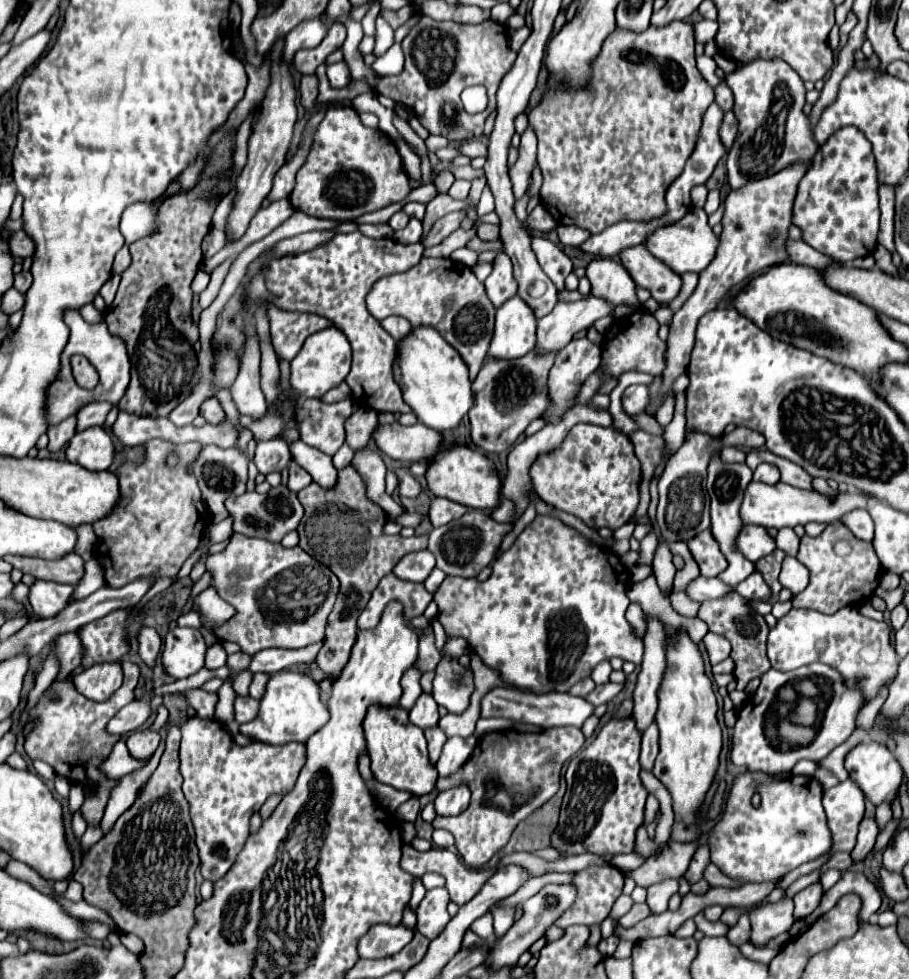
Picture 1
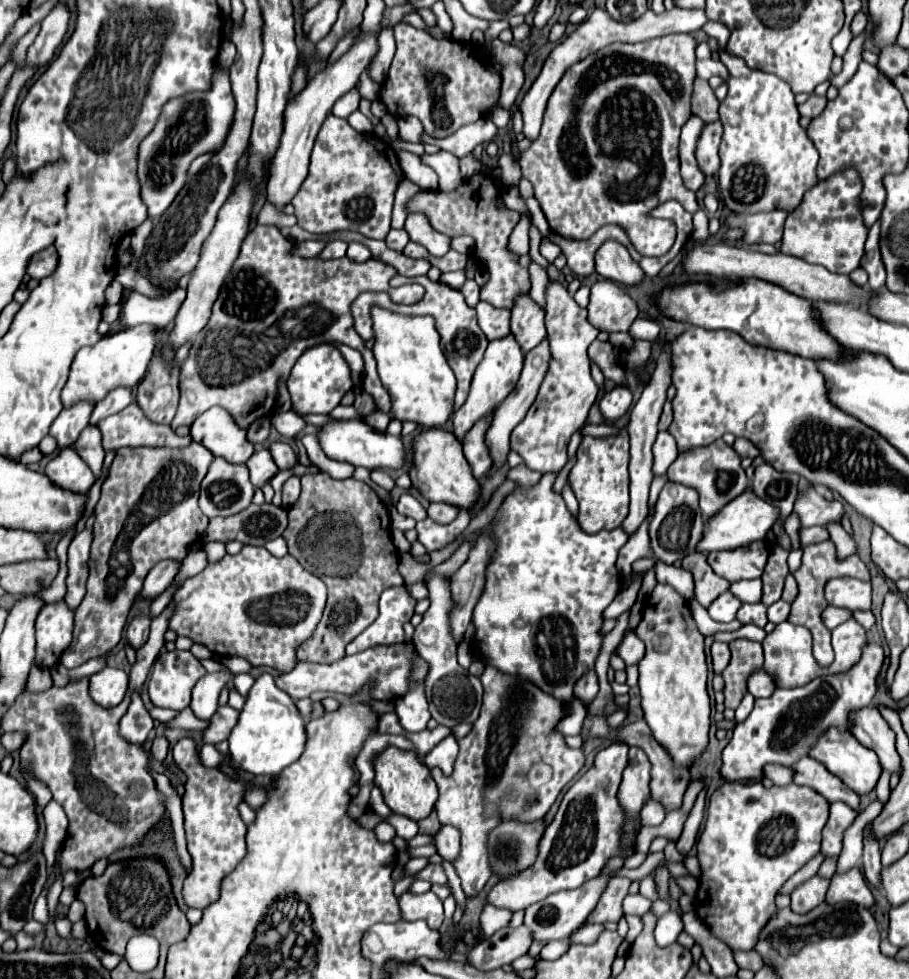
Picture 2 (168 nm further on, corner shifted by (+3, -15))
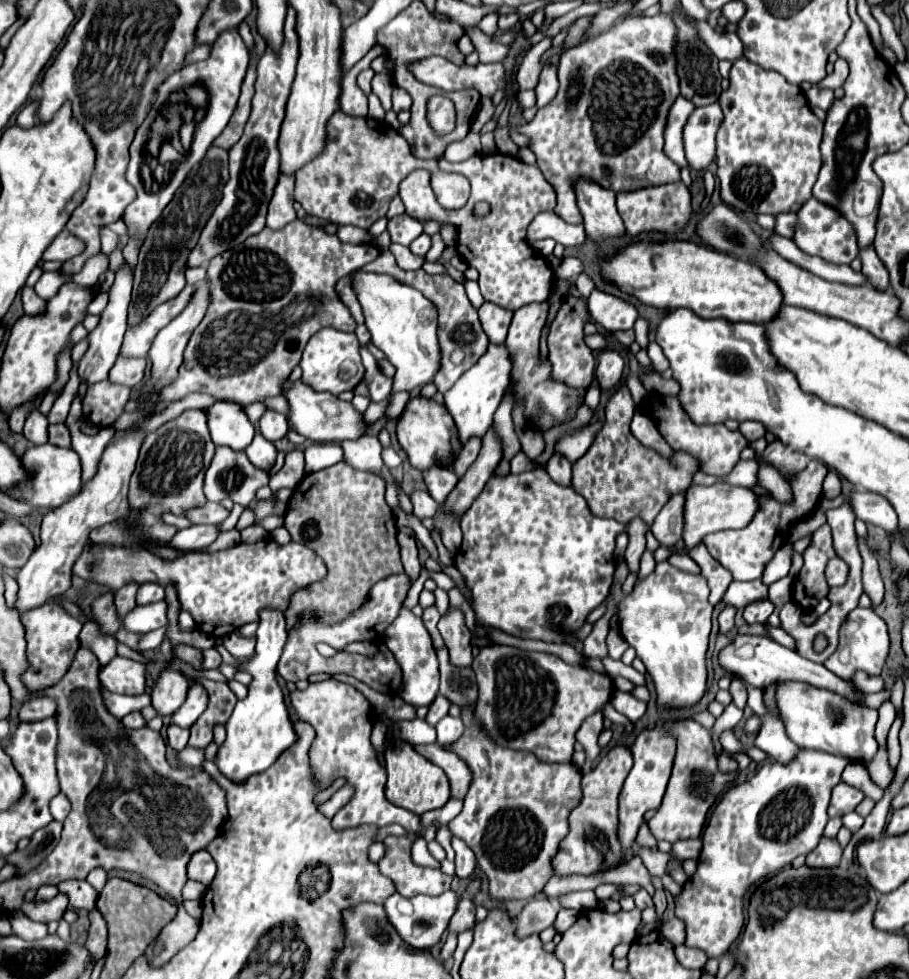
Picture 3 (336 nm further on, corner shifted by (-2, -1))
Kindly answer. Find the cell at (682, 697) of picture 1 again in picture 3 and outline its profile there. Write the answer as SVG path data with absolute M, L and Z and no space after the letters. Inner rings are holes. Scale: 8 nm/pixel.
M665 560L657 562L649 576L637 578L633 592L619 604L619 632L647 666L661 708L693 706L705 694L705 656L713 614L707 596L709 586L703 574L683 572Z

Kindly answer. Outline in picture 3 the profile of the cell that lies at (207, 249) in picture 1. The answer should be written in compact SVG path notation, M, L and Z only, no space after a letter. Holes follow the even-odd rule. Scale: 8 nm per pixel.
M199 266L195 268L188 268L185 271L186 283L189 285L195 285L203 281L206 277L206 267Z

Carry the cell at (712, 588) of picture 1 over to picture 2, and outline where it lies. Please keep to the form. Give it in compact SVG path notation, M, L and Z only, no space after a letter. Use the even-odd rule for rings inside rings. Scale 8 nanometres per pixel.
M724 592L708 606L708 614L718 622L730 622L736 618L736 612L740 606L742 602L732 592Z

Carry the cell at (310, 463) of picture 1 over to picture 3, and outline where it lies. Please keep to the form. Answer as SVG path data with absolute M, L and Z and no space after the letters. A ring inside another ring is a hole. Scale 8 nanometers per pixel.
M265 410L263 416L259 418L259 430L267 440L279 440L285 436L285 432L289 430L289 422L283 414L275 412L275 410Z

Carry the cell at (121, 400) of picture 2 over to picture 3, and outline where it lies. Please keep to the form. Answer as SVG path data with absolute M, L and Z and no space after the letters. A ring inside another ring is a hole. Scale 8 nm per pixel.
M119 356L117 362L113 364L109 378L111 382L119 382L123 386L137 386L143 380L145 374L145 358L127 358L127 356Z

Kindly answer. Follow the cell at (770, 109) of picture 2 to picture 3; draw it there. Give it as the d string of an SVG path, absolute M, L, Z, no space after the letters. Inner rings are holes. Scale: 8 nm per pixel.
M745 58L735 60L733 68L731 68L731 84L725 92L721 92L719 96L719 104L723 108L725 120L717 132L717 178L721 182L721 200L729 206L733 206L739 212L747 212L747 214L781 214L781 212L797 212L809 198L811 198L811 186L815 184L815 178L819 174L819 166L821 166L821 152L819 152L819 144L823 138L823 122L811 112L809 102L803 94L803 90L795 84L789 84L779 72L773 70L763 70L761 66L755 66L753 62L747 62Z

